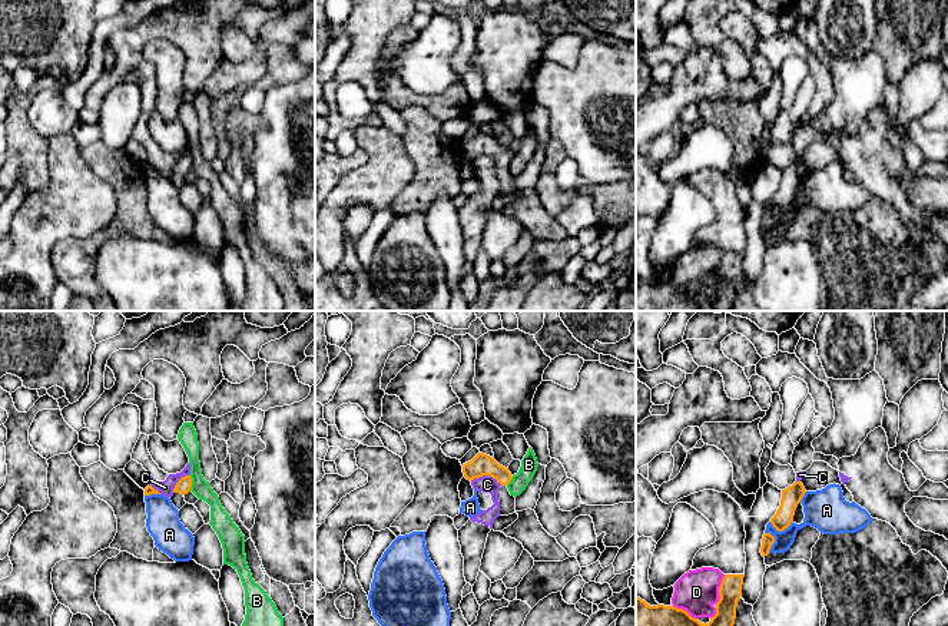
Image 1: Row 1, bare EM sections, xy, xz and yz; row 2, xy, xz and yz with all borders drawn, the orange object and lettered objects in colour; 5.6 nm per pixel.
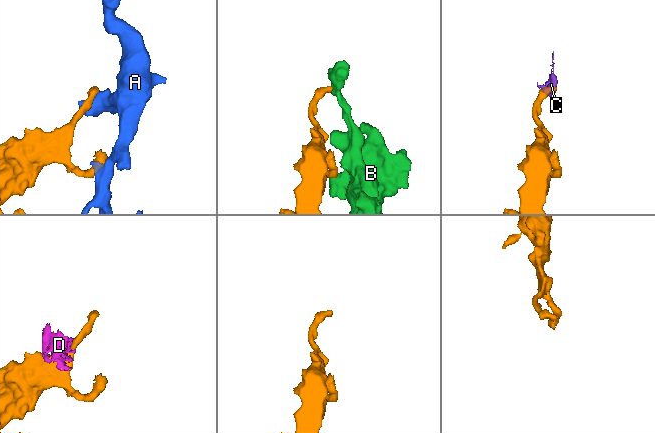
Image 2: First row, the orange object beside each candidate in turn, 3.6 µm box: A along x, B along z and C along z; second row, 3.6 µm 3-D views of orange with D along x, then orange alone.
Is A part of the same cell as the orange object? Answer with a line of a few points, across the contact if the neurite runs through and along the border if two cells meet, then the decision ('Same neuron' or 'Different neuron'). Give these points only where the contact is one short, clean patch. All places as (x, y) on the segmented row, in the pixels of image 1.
Line: yz (792, 520), (782, 530), (778, 530), (769, 522). Different neuron

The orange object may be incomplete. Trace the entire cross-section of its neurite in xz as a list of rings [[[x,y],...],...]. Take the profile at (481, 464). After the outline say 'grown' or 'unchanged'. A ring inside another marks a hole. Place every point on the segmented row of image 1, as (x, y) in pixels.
[[[478,453],[471,461],[463,464],[463,473],[470,481],[483,476],[490,476],[501,486],[507,486],[513,478],[508,468],[500,466],[493,457],[483,453]]]; unchanged

